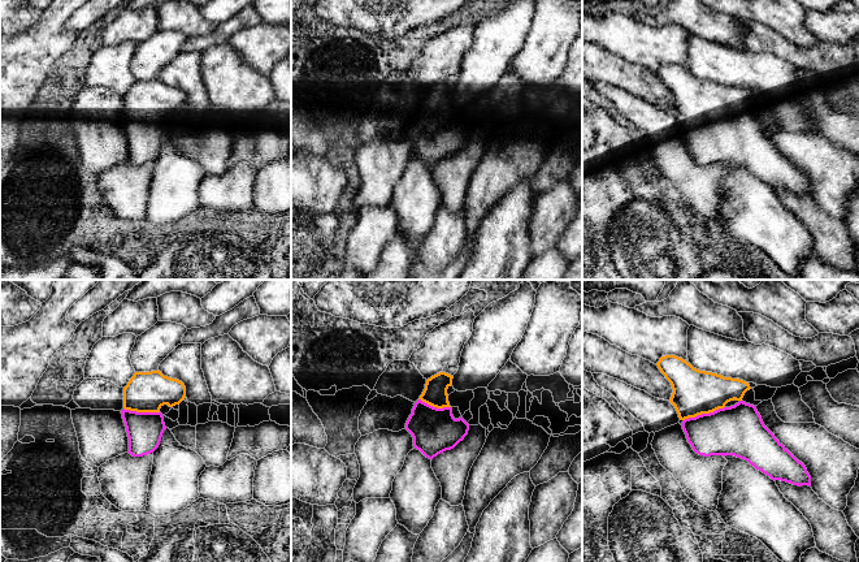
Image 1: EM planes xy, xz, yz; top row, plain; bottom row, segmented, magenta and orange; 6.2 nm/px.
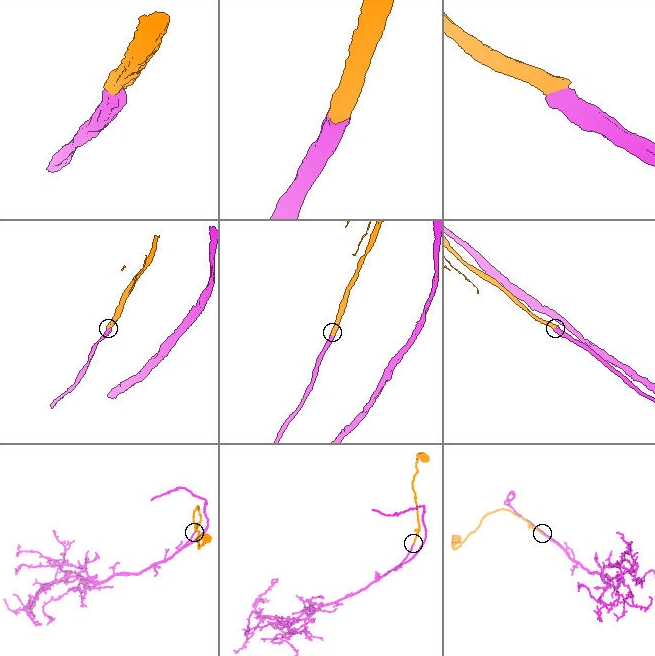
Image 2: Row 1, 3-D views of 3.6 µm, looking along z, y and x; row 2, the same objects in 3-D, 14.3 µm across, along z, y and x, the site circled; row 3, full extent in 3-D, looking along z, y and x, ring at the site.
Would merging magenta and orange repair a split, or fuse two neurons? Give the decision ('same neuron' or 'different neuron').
same neuron

